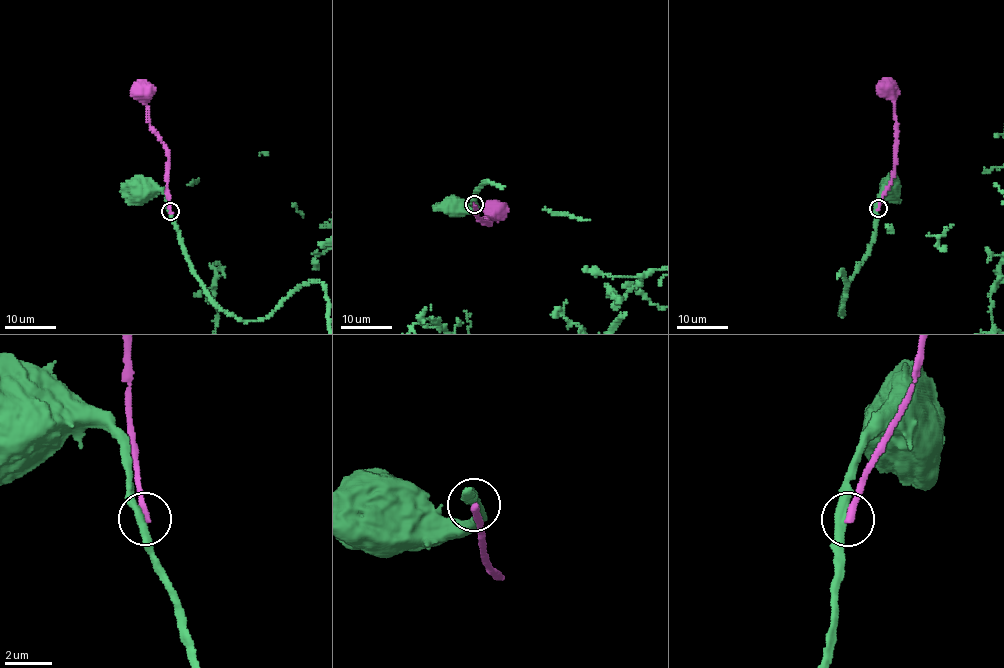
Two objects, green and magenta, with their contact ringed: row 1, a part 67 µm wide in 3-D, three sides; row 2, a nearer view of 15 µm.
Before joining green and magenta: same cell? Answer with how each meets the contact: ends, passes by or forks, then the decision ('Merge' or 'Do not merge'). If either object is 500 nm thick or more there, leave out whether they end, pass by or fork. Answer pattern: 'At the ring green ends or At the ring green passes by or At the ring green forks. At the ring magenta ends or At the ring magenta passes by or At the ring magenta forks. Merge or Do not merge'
At the ring green passes by. At the ring magenta ends. Do not merge

